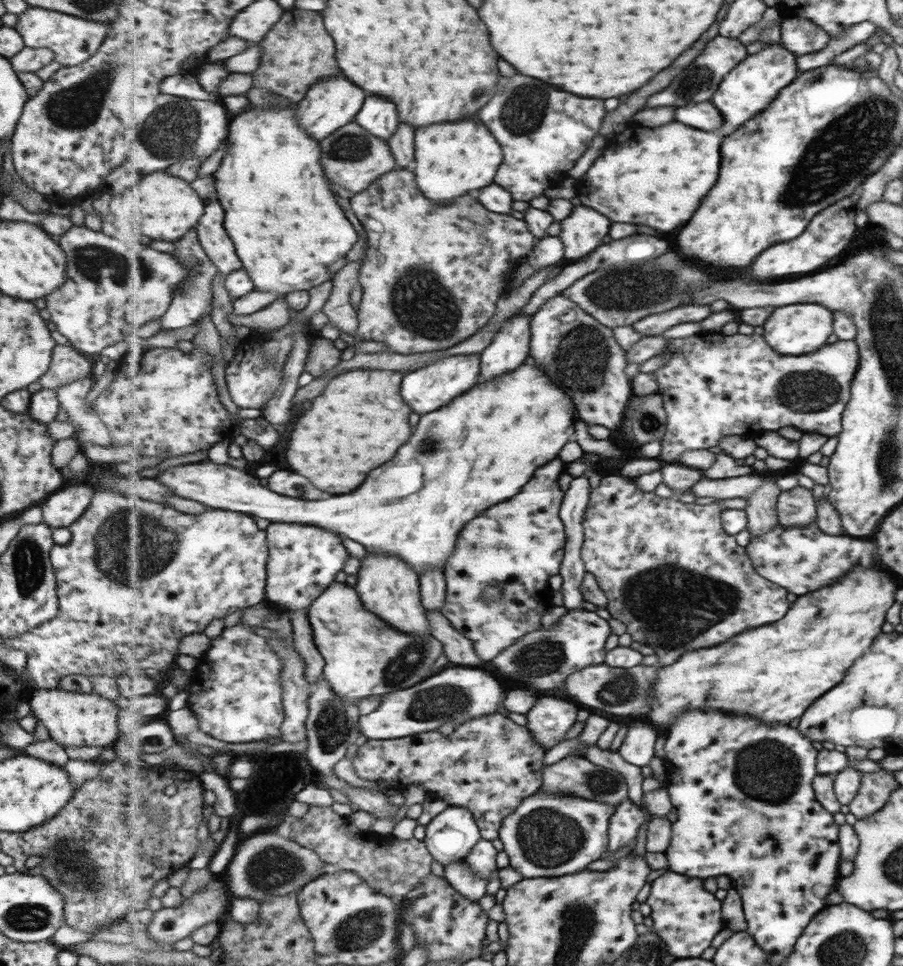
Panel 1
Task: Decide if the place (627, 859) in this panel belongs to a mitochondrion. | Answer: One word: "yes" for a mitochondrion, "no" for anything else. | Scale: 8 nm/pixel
no

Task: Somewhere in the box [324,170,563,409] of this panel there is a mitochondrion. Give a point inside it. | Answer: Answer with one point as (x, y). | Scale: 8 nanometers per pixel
(429, 311)

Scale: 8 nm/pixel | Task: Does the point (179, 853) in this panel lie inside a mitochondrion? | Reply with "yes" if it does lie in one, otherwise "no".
no

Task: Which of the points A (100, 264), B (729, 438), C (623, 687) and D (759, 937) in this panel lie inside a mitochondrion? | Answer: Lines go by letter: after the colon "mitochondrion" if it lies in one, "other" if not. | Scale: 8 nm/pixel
A: mitochondrion
B: other
C: mitochondrion
D: other

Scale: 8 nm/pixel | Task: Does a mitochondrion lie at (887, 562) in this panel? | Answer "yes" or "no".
no

